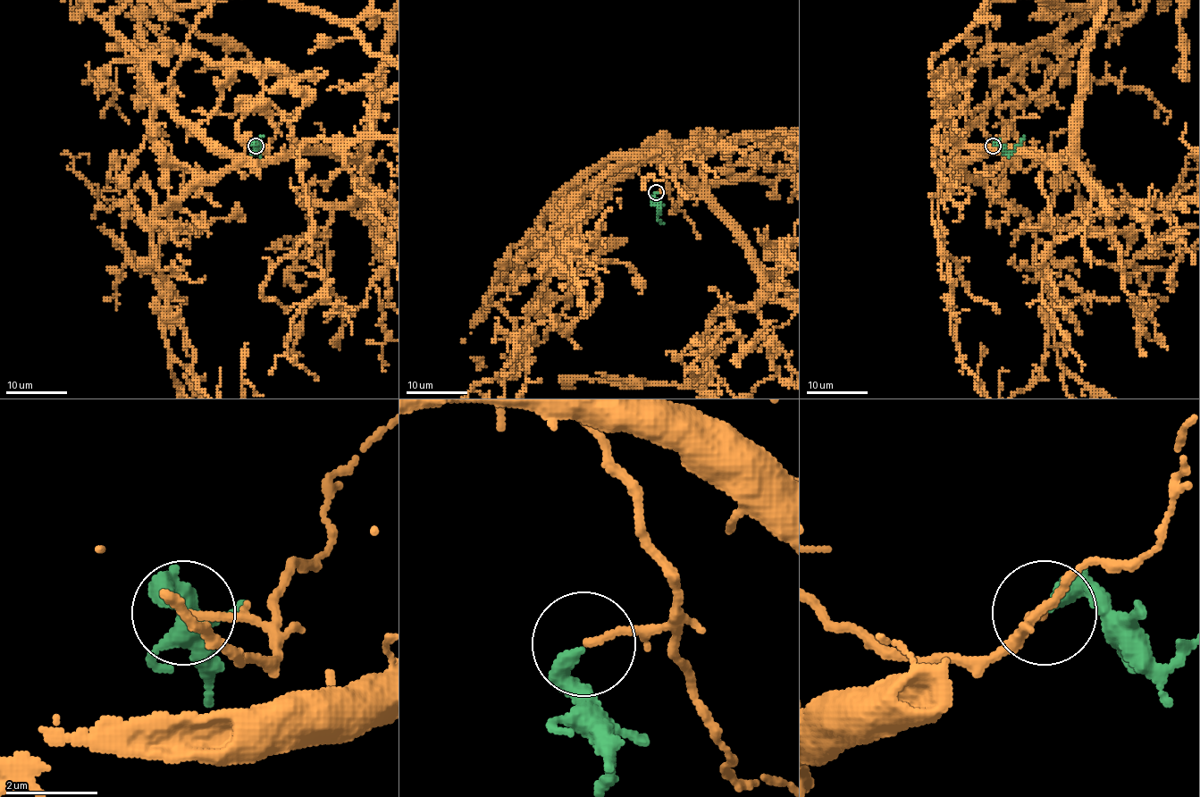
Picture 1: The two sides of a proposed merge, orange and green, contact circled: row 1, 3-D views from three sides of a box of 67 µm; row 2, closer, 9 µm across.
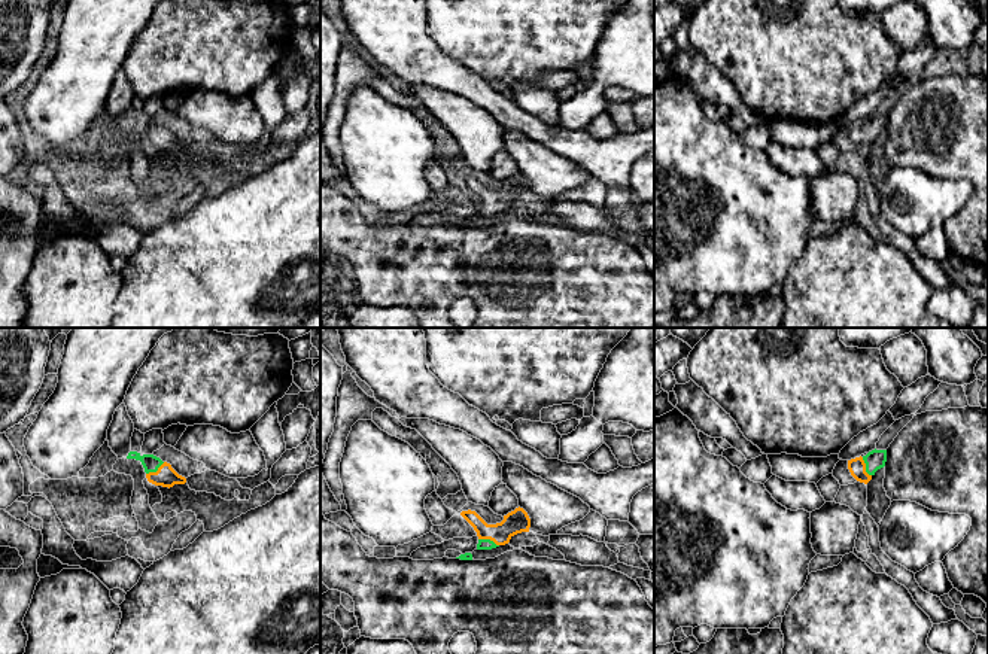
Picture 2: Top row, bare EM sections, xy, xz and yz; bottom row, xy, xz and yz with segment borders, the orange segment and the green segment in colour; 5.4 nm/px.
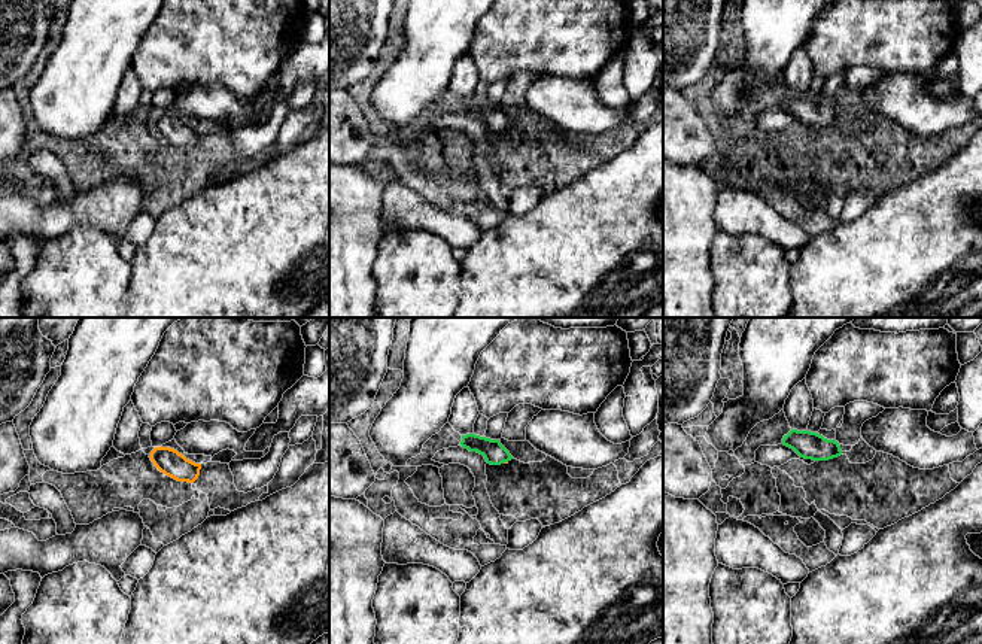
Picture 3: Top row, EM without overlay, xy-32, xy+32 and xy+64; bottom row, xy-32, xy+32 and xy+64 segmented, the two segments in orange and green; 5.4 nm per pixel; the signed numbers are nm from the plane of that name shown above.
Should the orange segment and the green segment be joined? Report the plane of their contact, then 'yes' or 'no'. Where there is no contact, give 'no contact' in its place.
contact in xz; yes

